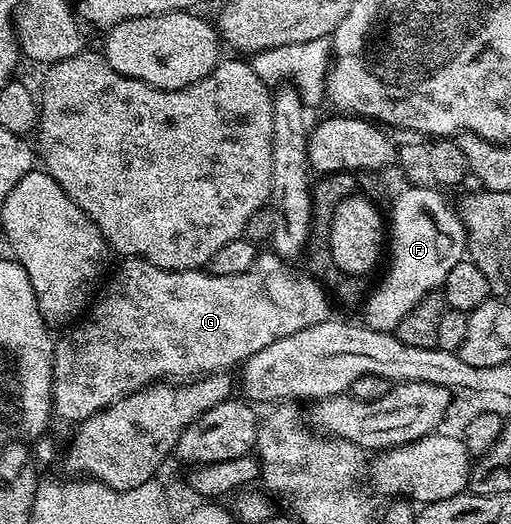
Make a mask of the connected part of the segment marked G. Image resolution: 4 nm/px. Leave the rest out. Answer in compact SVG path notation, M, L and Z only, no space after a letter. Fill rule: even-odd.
M271 250L261 251L259 255L257 255L256 261L252 264L252 268L250 270L246 270L242 274L230 274L229 276L215 276L213 272L209 272L207 270L197 270L195 268L187 268L186 270L182 270L181 272L175 272L174 270L166 270L165 268L159 268L158 266L154 266L150 262L146 262L145 260L137 260L135 258L128 258L123 261L124 264L120 269L116 272L116 277L112 280L112 285L108 288L108 296L104 296L100 301L97 299L95 303L91 305L90 311L87 313L86 318L81 319L79 322L73 323L71 327L67 329L64 333L65 336L55 341L53 350L52 350L52 407L54 409L55 415L57 417L60 416L64 420L73 420L73 422L79 422L81 420L89 420L90 417L94 415L95 412L102 411L103 408L109 408L109 406L114 403L115 400L121 400L124 396L128 396L131 392L137 392L139 388L146 388L149 384L154 384L160 381L164 382L187 382L189 380L194 380L202 376L210 376L213 372L228 372L232 370L232 367L243 365L245 360L249 360L254 354L258 354L258 350L266 350L266 346L270 346L270 342L278 342L278 338L286 338L290 334L298 334L298 330L306 330L306 326L314 326L318 322L322 322L323 320L329 319L330 312L328 312L328 300L330 304L330 296L326 291L323 284L320 283L319 280L314 276L309 276L307 271L300 270L300 272L295 272L292 269L293 265L289 263L289 261L284 260L280 256L277 256L275 252Z

